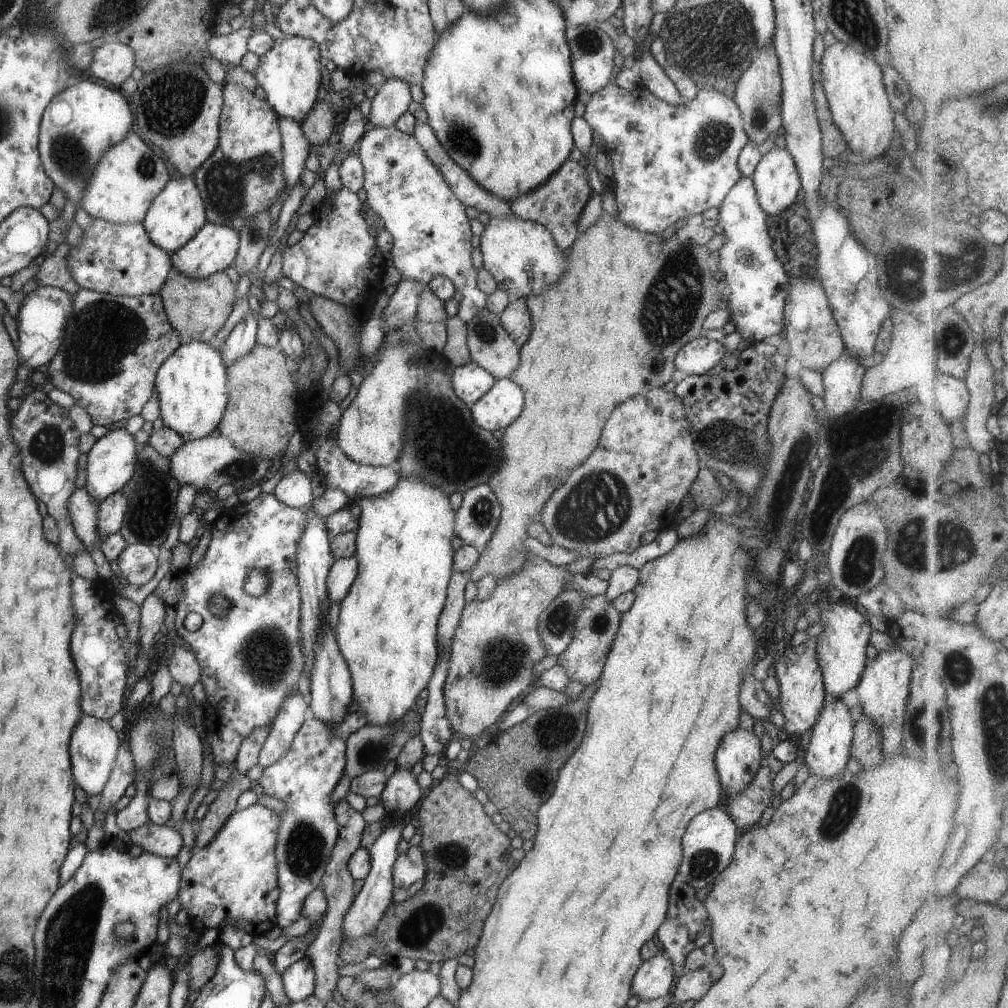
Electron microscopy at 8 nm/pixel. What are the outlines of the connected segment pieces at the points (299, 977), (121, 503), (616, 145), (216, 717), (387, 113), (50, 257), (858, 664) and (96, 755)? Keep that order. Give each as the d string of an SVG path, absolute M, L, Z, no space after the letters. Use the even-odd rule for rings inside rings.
M301 958L290 964L280 975L285 999L289 1002L303 1000L313 995L314 972L307 958Z
M124 487L119 488L117 492L99 501L99 510L97 510L97 534L99 536L107 536L120 529L125 510L127 510L127 496L123 494L123 490L125 490Z
M612 80L591 94L589 102L584 104L585 108L582 117L583 120L589 124L589 128L591 128L593 134L599 134L599 138L603 140L603 152L605 152L607 156L609 156L609 160L611 160L612 176L610 178L613 180L612 194L614 196L615 206L617 207L617 214L619 215L621 224L626 224L627 228L632 228L642 233L659 234L663 232L667 226L674 224L677 220L682 218L688 219L690 216L702 213L708 208L718 209L725 196L727 196L727 192L729 192L733 184L737 184L737 180L741 178L737 166L737 157L741 148L743 148L748 141L748 136L743 130L738 106L729 96L725 96L721 94L721 92L707 90L707 88L703 86L691 100L683 102L679 104L679 106L671 106L671 104L659 100L657 96L654 96L652 92L649 92L645 87L628 91L620 89Z
M260 493L256 498L247 502L247 504L237 502L236 505L233 505L230 509L227 509L225 512L218 515L213 521L210 530L211 538L209 538L207 549L203 552L203 556L201 556L201 562L197 562L195 566L187 565L183 570L177 572L177 580L181 582L181 594L179 594L177 602L175 602L175 606L172 606L175 611L175 632L177 632L178 636L180 636L185 643L189 644L189 648L194 653L195 660L197 660L197 664L199 664L201 669L199 681L203 686L206 698L205 702L201 704L203 709L204 728L200 731L203 733L203 739L209 745L213 763L217 765L224 767L233 766L237 751L239 750L239 744L241 744L241 742L243 742L255 728L261 728L264 727L265 724L271 724L277 714L279 704L281 704L287 696L298 693L298 681L305 664L305 659L303 657L304 654L302 653L302 648L299 646L300 634L298 632L298 624L300 619L300 596L299 586L297 584L297 564L295 555L297 554L297 540L301 540L301 532L303 532L303 528L305 528L305 514L307 514L307 511L307 507L295 508L281 504L281 501L278 498L275 498L273 493ZM253 568L263 570L263 572L270 578L269 584L267 584L267 588L265 588L265 592L259 596L249 596L249 594L243 592L243 580L245 580L245 576L247 576ZM215 594L217 594L217 596L223 596L223 598L227 600L227 604L229 604L229 608L227 608L225 612L221 612L221 616L211 614L209 608L207 608L209 598L215 596ZM189 612L195 612L195 614L201 616L201 625L194 632L187 631L183 627L183 618L185 618Z
M387 78L370 99L368 127L394 126L395 120L407 110L411 99L410 85L399 78Z
M66 242L49 247L47 253L38 261L40 268L35 275L37 287L61 288L71 296L79 290L77 284L71 278L71 272L67 270L67 260L65 260L67 252L69 252L69 245Z
M824 599L818 622L823 630L816 635L817 664L821 668L825 694L827 697L837 700L847 690L857 686L861 672L865 668L865 650L872 630L865 618L851 604L840 600L829 602L829 599Z
M81 713L79 722L73 726L69 738L69 756L71 756L71 772L77 786L86 794L86 798L99 795L111 774L119 743L115 732L107 720Z

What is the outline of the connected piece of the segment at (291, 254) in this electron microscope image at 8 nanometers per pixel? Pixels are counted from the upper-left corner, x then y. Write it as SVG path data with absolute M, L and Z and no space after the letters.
M341 187L337 192L326 194L324 199L315 207L312 213L312 224L304 231L303 238L292 246L283 248L283 258L280 274L289 278L295 286L301 286L308 294L317 294L337 302L341 306L349 304L354 310L364 311L365 314L357 316L357 319L369 318L368 309L375 304L376 299L372 297L374 292L382 290L381 279L384 274L385 264L379 248L375 244L375 235L367 228L365 222L366 214L361 211L361 202L357 194Z

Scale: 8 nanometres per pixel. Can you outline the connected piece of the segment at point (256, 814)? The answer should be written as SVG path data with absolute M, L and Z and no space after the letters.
M254 803L238 812L233 811L205 848L193 850L180 873L176 898L180 909L185 910L187 924L195 935L202 935L208 928L218 930L225 924L231 924L252 937L274 934L276 900L280 891L277 884L277 858L275 858L277 824L279 824L277 814L263 805Z

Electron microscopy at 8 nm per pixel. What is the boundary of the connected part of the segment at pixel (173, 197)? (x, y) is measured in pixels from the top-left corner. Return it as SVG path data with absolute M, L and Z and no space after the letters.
M181 176L181 178L170 178L165 188L153 198L142 223L149 242L169 254L193 238L205 221L204 206L194 180L191 176Z

